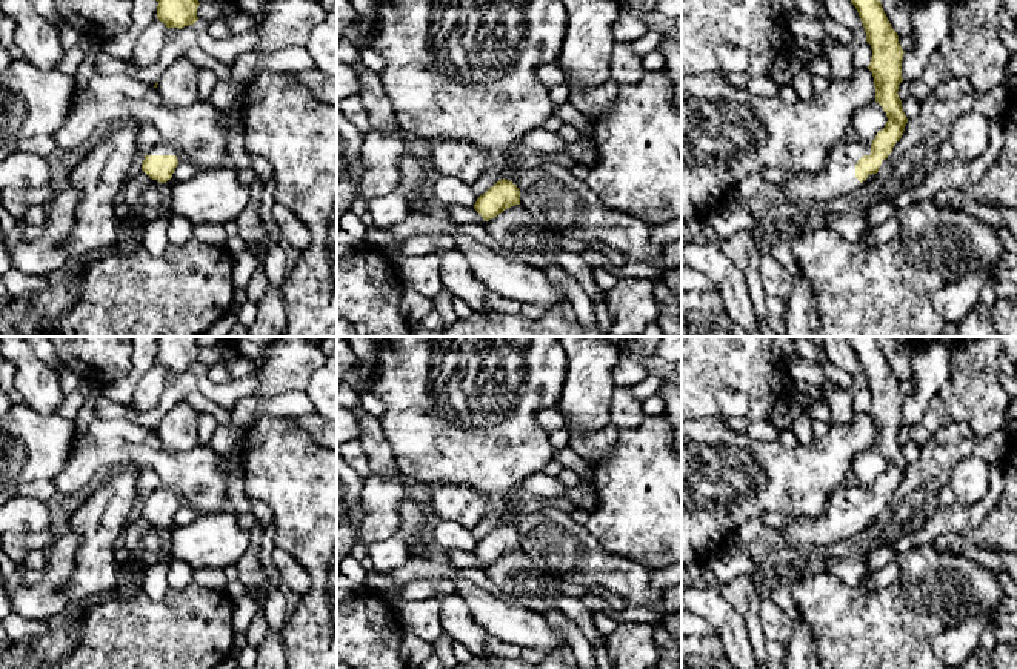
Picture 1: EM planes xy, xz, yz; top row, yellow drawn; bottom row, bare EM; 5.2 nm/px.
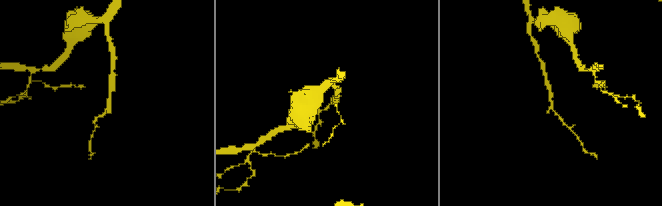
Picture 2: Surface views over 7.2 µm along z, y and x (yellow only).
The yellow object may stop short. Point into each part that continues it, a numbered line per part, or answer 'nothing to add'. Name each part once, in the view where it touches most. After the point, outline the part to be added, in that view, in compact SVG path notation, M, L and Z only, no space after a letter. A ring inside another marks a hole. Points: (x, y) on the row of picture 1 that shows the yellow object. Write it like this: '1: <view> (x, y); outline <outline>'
1: yz (837, 179); outline M851 137L842 140L831 149L820 172L788 175L788 201L797 205L806 201L831 203L862 188L871 178L868 175L863 183L855 178L855 165L863 155L871 155L871 143L862 143Z

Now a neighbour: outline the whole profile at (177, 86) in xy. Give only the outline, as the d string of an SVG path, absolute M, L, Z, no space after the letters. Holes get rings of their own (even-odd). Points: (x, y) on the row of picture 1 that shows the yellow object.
M178 58L171 63L157 85L160 98L175 108L188 106L198 102L197 91L198 65L188 60Z

